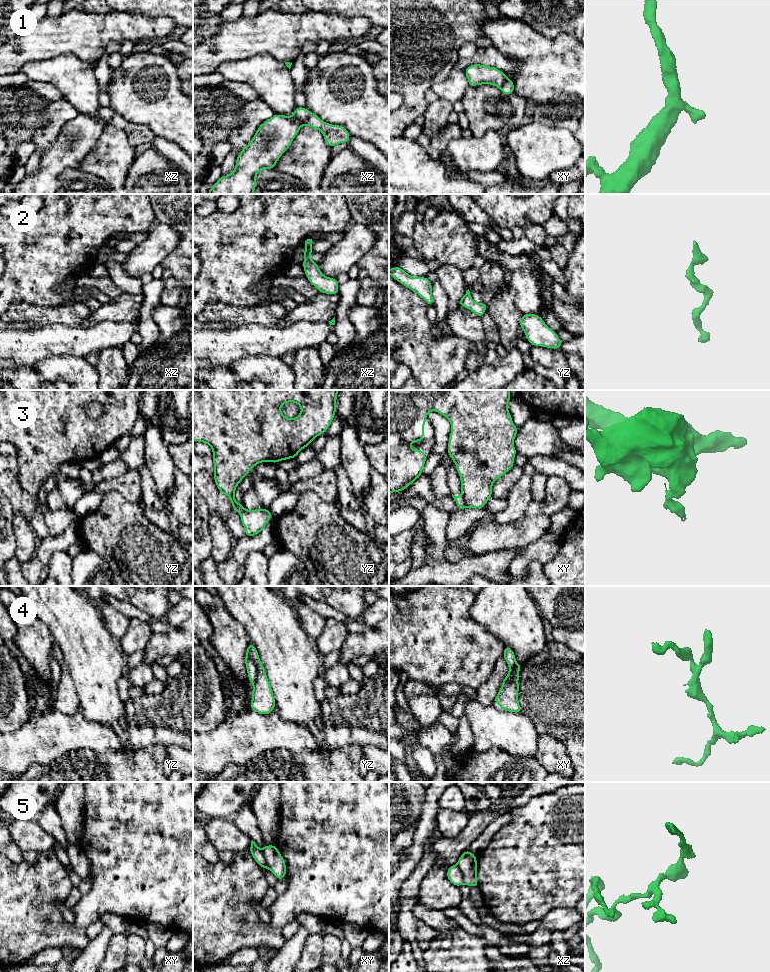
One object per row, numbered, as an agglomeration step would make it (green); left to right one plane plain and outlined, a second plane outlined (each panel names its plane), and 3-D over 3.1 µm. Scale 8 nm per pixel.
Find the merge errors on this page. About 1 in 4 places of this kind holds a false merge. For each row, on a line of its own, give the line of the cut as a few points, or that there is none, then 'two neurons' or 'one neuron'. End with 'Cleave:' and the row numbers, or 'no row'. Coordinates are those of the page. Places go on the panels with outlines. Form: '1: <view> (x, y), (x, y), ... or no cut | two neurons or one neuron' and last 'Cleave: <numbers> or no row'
1: no cut | one neuron
2: no cut | one neuron
3: xy (462, 494), (466, 505) | two neurons
4: xy (516, 663), (512, 677), (502, 686) | two neurons
5: xy (262, 849), (266, 867) | two neurons
Cleave: 3, 4, 5

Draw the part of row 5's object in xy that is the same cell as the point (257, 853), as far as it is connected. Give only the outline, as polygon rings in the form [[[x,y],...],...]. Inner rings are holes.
[[[252,840],[250,844],[250,853],[252,857],[255,859],[257,864],[262,868],[266,868],[266,860],[264,857],[263,849],[260,849],[256,843]]]

